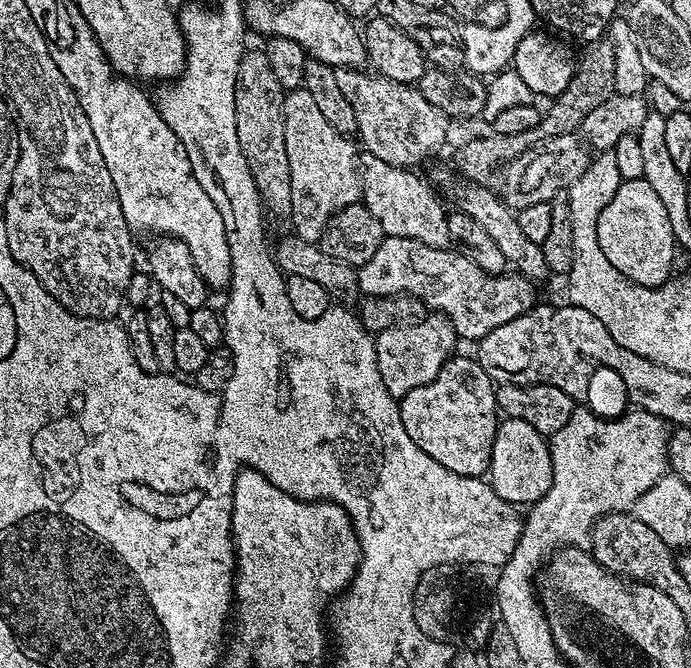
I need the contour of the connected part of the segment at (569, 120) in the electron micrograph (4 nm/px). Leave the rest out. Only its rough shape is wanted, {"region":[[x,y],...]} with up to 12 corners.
{"region":[[609,41],[587,49],[534,130],[462,145],[453,165],[490,176],[528,148],[574,134],[616,93]]}

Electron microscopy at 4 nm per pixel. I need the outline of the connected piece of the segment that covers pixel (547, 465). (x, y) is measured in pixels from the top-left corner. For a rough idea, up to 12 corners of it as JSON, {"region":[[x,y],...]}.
{"region":[[501,419],[492,488],[517,506],[550,489],[549,441],[530,422]]}

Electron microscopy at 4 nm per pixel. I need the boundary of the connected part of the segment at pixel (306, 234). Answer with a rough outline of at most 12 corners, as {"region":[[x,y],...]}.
{"region":[[303,87],[285,95],[291,231],[361,199],[357,145]]}

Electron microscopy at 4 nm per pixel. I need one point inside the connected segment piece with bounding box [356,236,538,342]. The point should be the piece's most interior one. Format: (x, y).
(475, 302)

